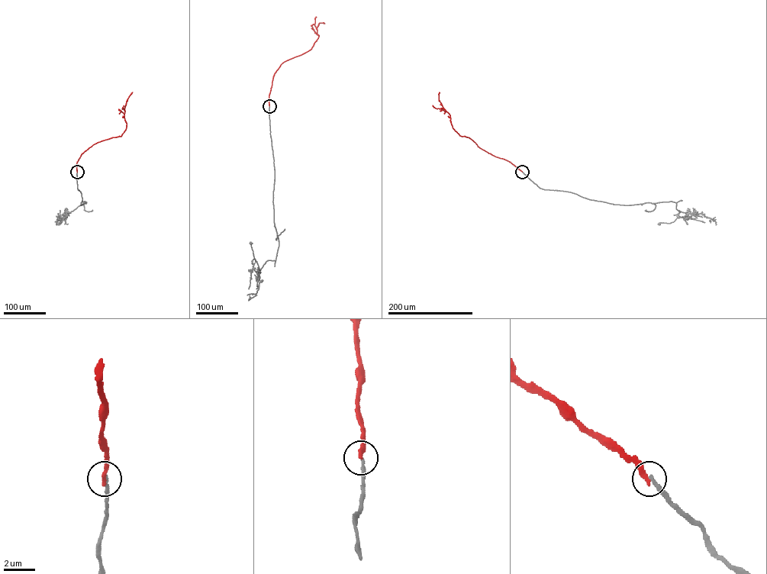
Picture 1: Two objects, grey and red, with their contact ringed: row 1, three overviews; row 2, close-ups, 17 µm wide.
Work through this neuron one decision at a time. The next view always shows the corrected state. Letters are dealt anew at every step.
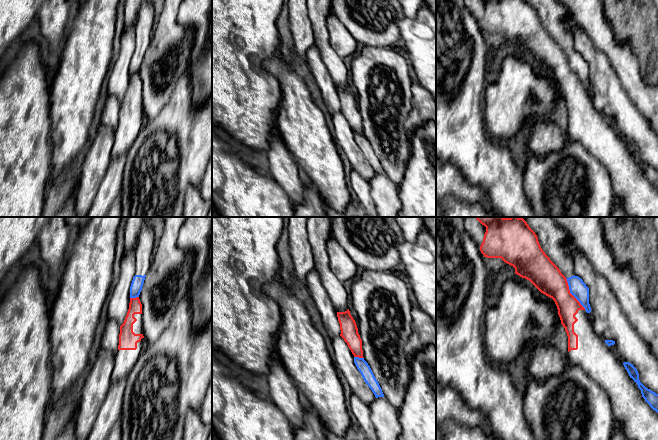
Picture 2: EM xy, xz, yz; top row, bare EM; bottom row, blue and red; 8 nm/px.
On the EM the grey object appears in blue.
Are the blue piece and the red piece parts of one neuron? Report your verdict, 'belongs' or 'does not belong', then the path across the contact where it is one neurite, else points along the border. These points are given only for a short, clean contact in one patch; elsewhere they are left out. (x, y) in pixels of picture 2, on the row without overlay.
does not belong | along yz (565, 54), (569, 68), (585, 85)

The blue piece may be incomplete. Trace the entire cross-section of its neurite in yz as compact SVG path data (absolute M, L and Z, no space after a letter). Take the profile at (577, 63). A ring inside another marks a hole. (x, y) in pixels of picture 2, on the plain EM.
M559 0L528 1L537 11L542 26L566 53L570 69L590 89L589 64L580 53L574 51L574 30L577 26L569 9Z

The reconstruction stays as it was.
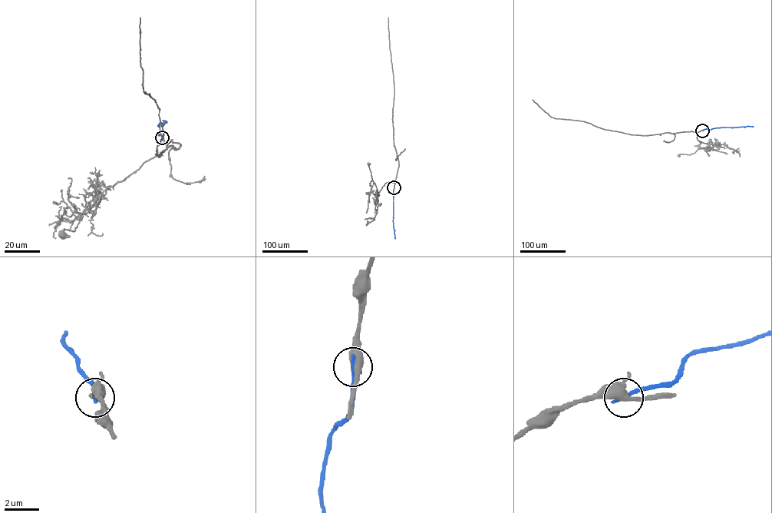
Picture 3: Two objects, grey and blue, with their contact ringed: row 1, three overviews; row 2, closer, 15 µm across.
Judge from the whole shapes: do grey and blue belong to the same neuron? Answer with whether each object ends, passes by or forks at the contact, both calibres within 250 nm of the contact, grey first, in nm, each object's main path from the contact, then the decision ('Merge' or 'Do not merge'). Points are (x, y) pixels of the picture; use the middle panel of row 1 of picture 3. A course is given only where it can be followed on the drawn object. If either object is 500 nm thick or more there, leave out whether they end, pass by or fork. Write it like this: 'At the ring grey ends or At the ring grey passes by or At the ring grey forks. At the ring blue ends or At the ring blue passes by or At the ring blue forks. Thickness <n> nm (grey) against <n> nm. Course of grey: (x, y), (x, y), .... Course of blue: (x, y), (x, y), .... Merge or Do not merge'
At the ring grey forks. At the ring blue ends. Thickness 380 nm (grey) against 240 nm. Course of grey: (394, 187), (395, 182), (387, 182), (377, 196), (377, 190), (368, 163). Course of blue: (394, 187), (395, 239). Do not merge

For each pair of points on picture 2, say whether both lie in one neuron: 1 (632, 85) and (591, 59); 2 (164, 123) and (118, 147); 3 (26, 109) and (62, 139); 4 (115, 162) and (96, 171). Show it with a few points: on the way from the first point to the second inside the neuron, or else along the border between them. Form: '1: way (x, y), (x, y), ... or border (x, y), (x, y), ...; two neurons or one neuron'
1: border (606, 55), (621, 87), (628, 97); two neurons
2: border (141, 130), (125, 156); two neurons
3: border (50, 105), (50, 153); two neurons
4: border (111, 156), (106, 173), (98, 186); two neurons

